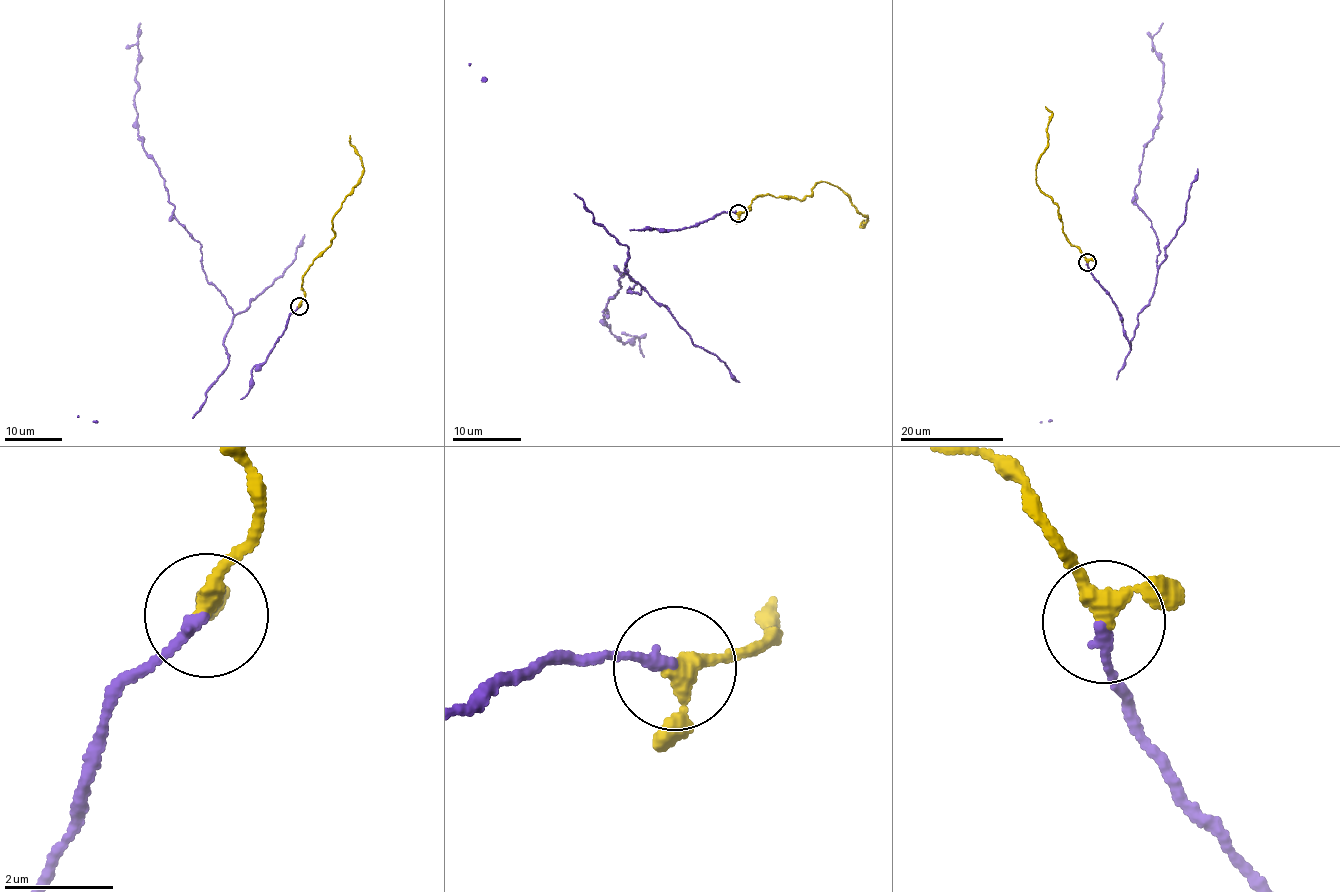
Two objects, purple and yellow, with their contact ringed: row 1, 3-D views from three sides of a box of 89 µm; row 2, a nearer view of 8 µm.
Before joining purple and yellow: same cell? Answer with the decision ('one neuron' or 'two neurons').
one neuron

